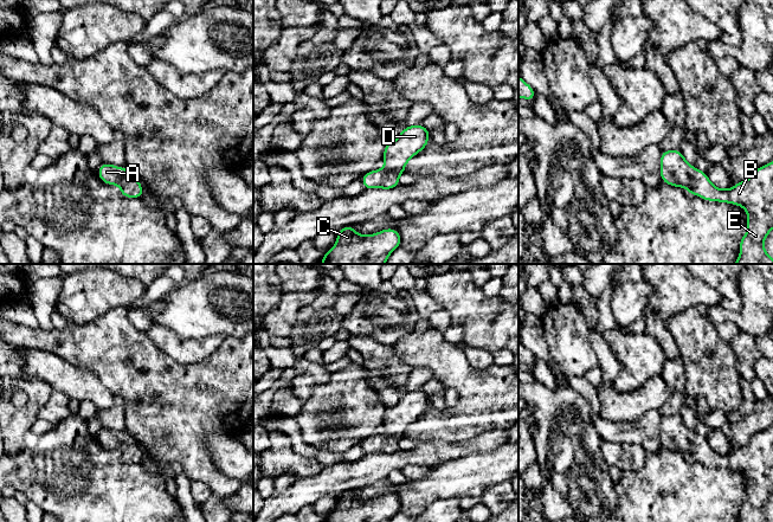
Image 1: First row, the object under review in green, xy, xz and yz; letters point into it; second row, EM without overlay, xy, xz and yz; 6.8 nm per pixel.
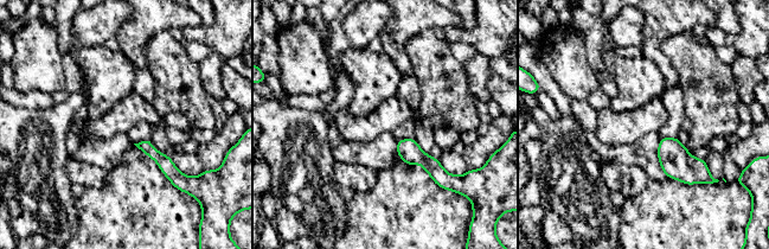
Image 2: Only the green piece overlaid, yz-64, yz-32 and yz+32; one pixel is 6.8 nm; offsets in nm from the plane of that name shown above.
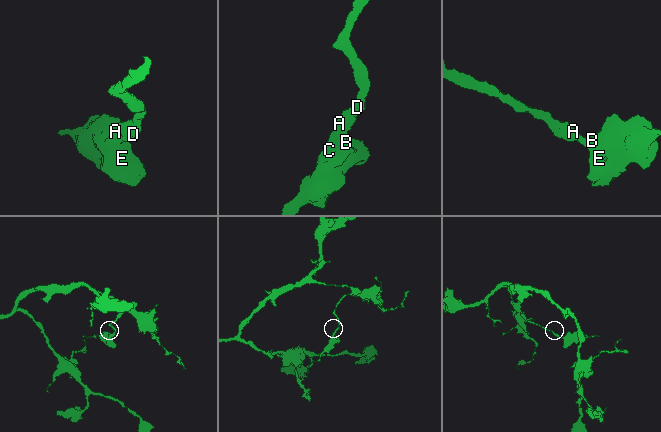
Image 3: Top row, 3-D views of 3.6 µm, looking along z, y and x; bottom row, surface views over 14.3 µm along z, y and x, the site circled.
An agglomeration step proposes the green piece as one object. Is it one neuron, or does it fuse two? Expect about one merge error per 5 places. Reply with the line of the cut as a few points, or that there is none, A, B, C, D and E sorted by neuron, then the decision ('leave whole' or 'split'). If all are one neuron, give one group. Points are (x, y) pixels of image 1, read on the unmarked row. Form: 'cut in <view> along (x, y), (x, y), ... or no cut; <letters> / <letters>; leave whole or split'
no cut; A B C D E; leave whole

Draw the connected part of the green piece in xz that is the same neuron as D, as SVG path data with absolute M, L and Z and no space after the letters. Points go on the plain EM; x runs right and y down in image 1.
M423 389L408 391L393 407L386 407L384 415L384 433L366 438L361 446L365 455L392 455L399 451L399 442L405 437L406 428L427 410L430 395Z

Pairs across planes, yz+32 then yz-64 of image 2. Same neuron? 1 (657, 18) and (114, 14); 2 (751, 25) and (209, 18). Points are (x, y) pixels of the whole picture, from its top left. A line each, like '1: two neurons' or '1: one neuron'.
1: two neurons
2: two neurons

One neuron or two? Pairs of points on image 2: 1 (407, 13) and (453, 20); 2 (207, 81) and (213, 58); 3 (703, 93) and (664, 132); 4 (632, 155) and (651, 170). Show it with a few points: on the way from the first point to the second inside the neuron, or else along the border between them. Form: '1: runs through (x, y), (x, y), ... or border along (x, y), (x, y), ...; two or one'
1: runs through (418, 13), (441, 17); one
2: runs through (210, 75), (212, 64); one
3: border along (678, 84), (686, 116); two
4: runs through (636, 157), (646, 165); one

